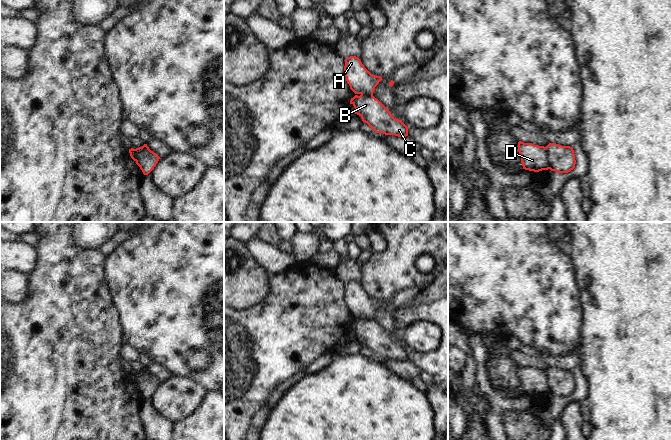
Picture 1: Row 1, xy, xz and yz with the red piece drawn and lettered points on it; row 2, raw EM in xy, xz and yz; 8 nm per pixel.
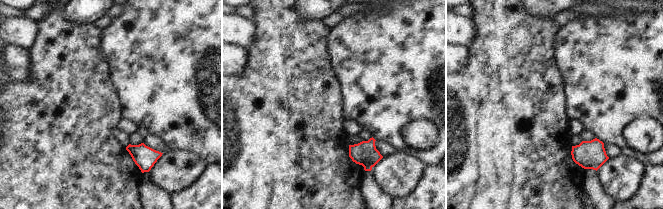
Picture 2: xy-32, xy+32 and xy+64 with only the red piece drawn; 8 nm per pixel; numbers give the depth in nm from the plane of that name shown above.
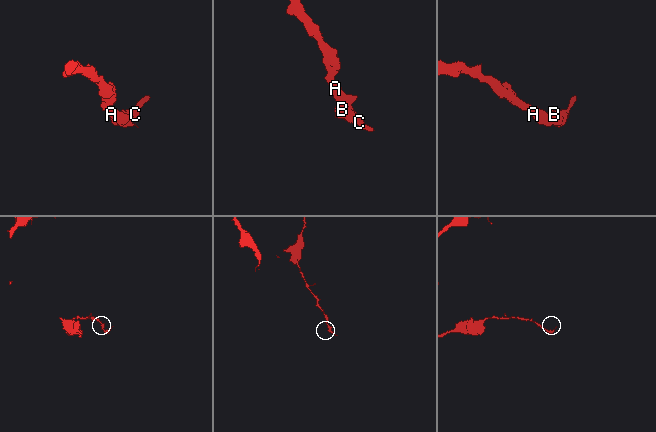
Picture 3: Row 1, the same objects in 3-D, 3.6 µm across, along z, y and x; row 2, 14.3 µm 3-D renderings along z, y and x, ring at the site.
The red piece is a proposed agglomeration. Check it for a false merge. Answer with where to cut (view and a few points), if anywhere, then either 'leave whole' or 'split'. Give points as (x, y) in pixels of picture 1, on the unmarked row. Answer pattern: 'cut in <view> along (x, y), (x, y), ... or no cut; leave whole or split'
cut in xy along (149, 373), (139, 373), (134, 384); split

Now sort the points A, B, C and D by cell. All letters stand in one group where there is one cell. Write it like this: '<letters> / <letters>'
A D / B C

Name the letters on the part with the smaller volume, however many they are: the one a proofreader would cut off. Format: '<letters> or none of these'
B, C

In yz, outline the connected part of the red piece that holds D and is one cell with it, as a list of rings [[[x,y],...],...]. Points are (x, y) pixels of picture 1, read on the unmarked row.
[[[519,365],[518,375],[523,393],[534,396],[549,393],[547,375],[544,370]]]

